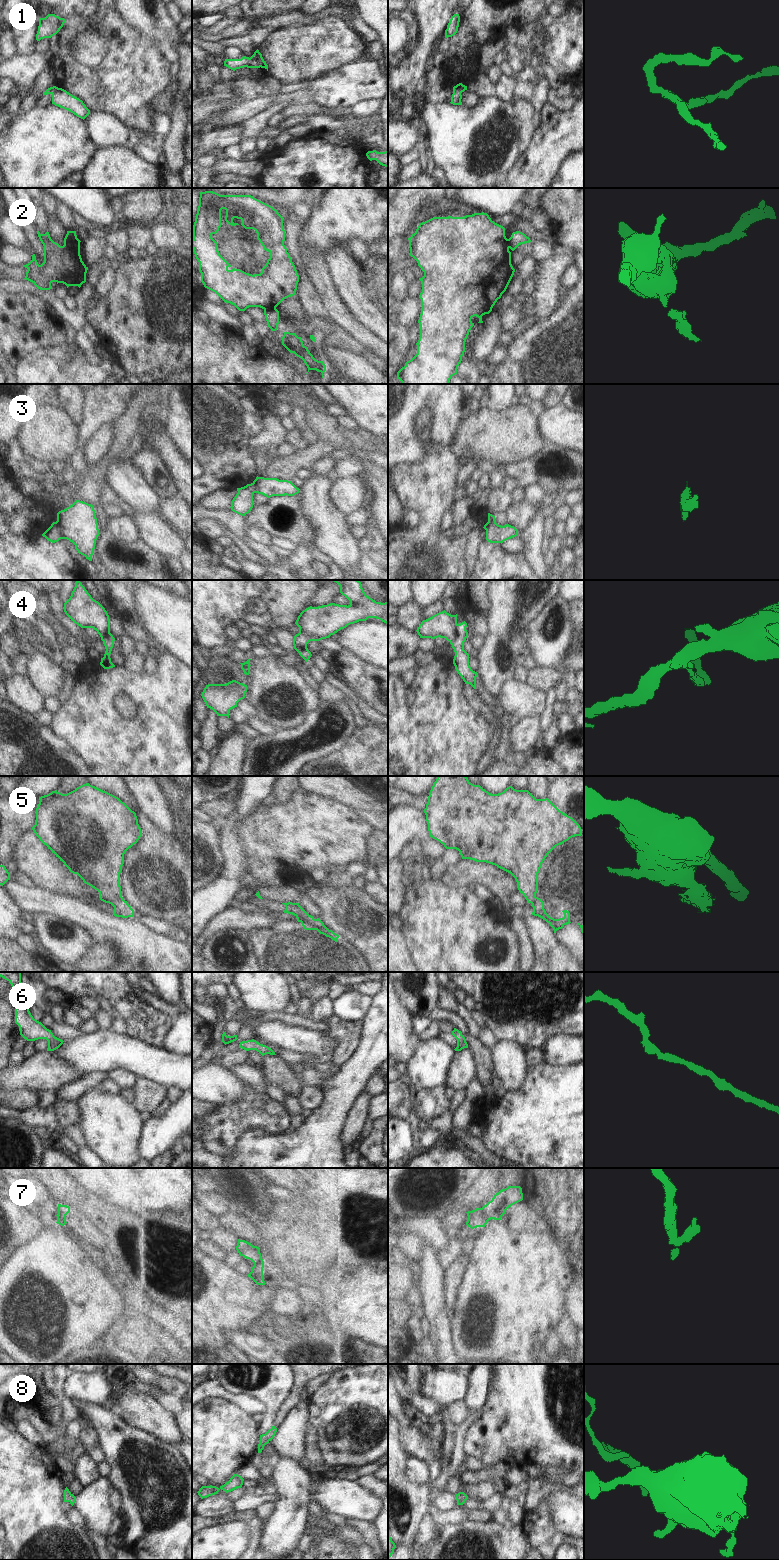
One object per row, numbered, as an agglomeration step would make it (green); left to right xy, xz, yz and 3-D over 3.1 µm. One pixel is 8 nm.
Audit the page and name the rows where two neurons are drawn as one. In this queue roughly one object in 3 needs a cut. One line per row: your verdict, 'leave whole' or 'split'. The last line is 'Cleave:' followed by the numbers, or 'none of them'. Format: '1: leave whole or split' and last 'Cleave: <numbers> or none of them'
1: leave whole
2: split
3: split
4: leave whole
5: split
6: leave whole
7: split
8: leave whole
Cleave: 2, 3, 5, 7

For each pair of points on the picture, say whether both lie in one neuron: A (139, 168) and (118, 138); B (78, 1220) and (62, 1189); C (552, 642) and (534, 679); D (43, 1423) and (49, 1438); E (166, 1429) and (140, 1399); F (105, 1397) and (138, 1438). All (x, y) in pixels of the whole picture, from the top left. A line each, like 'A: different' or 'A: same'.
A: different
B: different
C: different
D: same
E: same
F: different

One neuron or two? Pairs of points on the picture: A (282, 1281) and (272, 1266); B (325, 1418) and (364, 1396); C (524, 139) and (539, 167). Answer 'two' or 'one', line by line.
A: one
B: one
C: two

